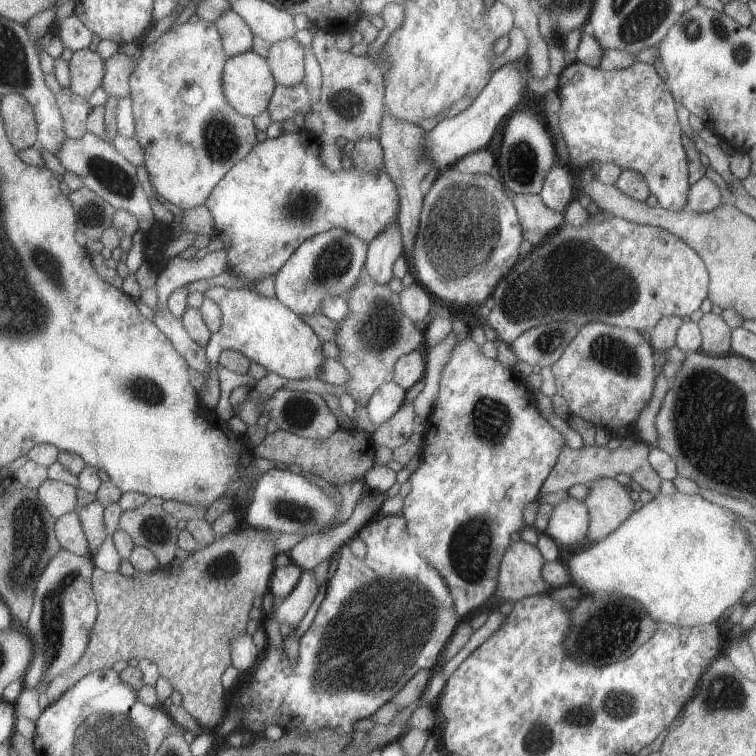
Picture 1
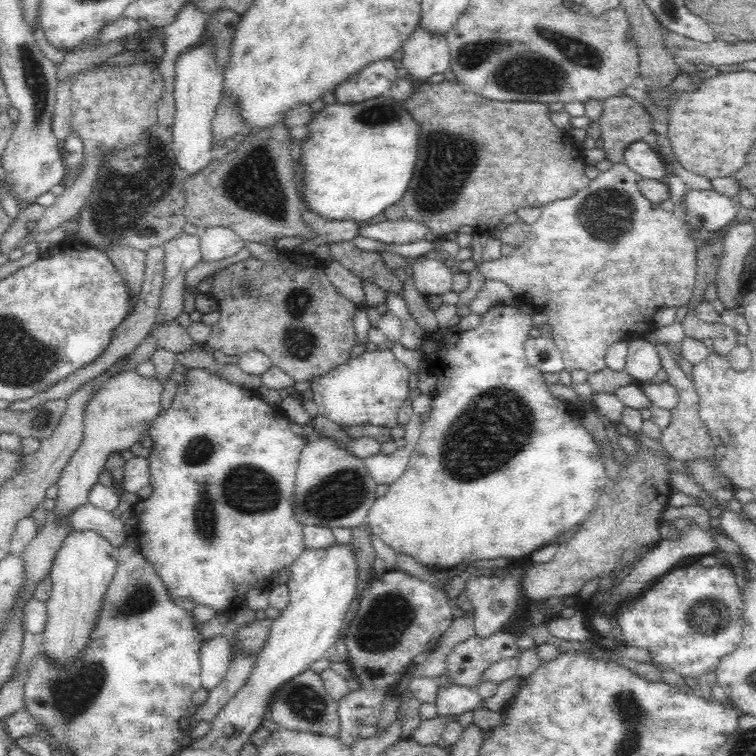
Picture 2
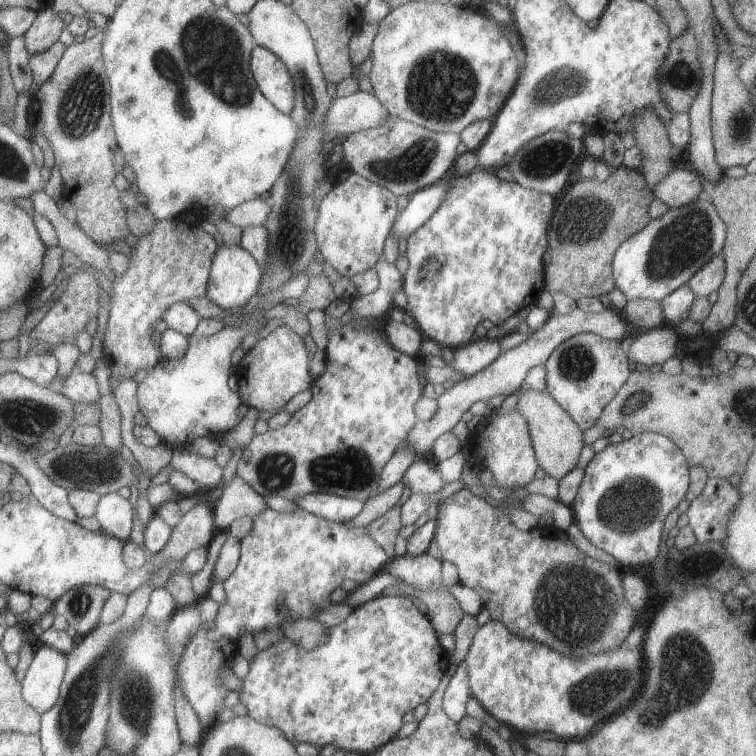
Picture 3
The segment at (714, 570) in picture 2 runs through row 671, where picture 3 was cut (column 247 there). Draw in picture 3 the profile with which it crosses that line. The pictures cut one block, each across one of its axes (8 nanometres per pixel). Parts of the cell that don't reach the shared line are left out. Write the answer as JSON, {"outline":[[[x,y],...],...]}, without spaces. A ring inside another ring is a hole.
{"outline":[[[378,596],[373,600],[365,602],[354,609],[346,620],[336,626],[328,627],[328,640],[324,644],[318,644],[314,650],[304,650],[295,642],[291,642],[286,637],[266,650],[259,650],[251,663],[251,670],[248,671],[248,678],[244,678],[242,690],[240,690],[240,710],[250,715],[256,722],[264,726],[274,727],[282,731],[282,734],[294,746],[302,743],[310,743],[320,749],[323,746],[332,744],[339,750],[345,750],[346,753],[355,752],[374,752],[387,742],[396,738],[398,731],[402,728],[402,717],[409,710],[414,710],[416,706],[428,702],[432,698],[432,693],[438,690],[440,681],[446,674],[450,661],[450,653],[444,650],[438,642],[438,633],[432,622],[426,614],[422,613],[413,603],[412,598],[401,596]]]}

